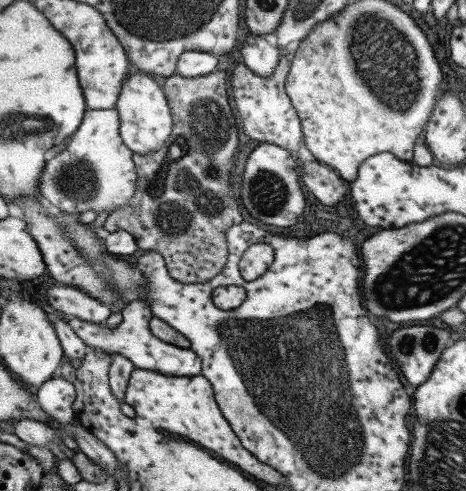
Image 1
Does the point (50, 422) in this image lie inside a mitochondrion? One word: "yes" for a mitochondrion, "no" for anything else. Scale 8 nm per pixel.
no

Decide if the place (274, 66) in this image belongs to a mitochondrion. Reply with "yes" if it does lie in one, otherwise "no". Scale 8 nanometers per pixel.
no

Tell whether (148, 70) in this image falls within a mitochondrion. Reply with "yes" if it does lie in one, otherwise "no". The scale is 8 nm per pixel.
no

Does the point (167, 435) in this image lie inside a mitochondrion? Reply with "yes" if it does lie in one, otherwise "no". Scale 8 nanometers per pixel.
no

